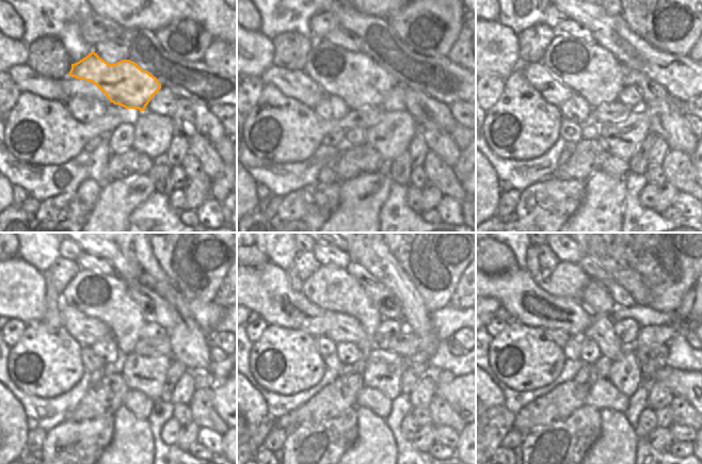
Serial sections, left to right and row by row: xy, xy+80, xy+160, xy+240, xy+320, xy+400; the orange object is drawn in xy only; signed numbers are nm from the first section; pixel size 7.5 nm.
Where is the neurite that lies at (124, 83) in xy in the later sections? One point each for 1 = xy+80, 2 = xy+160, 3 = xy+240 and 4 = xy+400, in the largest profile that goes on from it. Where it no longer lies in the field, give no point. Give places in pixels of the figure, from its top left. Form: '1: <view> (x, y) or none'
1: xy+80 (352, 76)
2: xy+160 (593, 73)
3: xy+240 (107, 298)
4: xy+400 (567, 280)

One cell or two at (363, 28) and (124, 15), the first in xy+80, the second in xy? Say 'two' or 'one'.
two

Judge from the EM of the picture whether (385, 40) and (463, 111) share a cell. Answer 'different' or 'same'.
different

